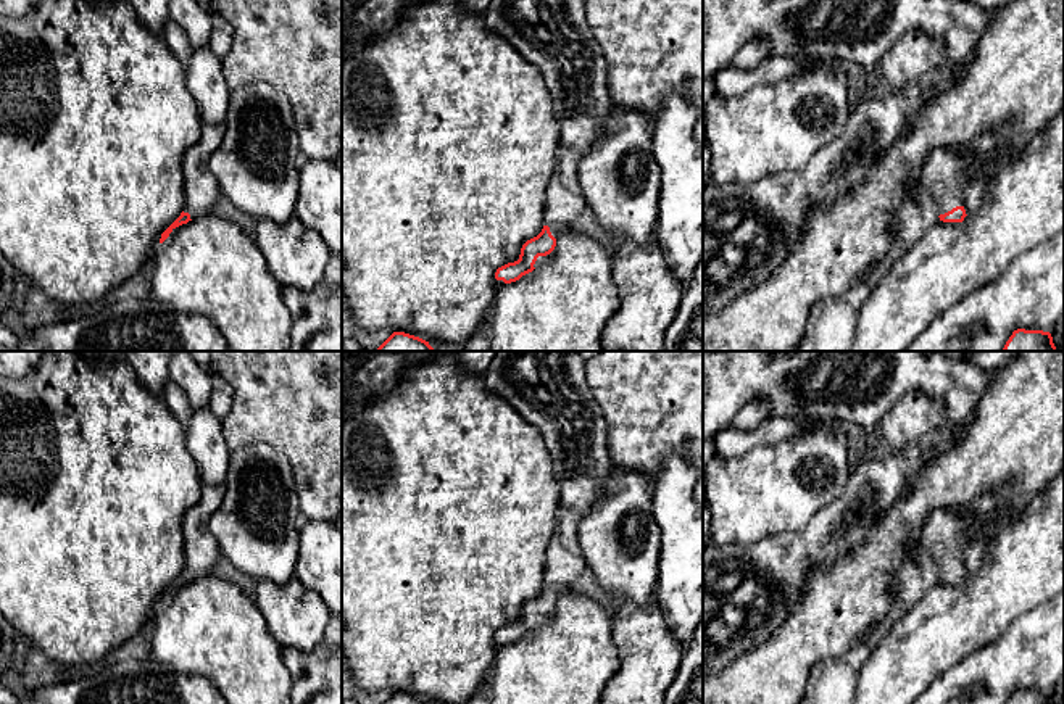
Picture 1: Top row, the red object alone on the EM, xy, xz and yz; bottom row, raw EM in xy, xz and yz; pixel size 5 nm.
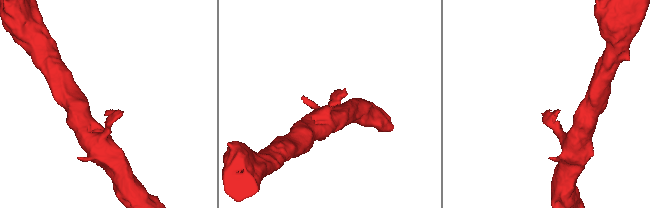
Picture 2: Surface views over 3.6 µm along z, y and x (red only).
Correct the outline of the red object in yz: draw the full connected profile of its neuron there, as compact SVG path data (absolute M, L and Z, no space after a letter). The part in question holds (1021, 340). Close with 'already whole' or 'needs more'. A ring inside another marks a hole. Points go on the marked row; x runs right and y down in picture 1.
M1017 329L1001 351L1058 351L1049 332Z | already whole

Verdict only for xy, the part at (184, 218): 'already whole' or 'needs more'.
needs more

